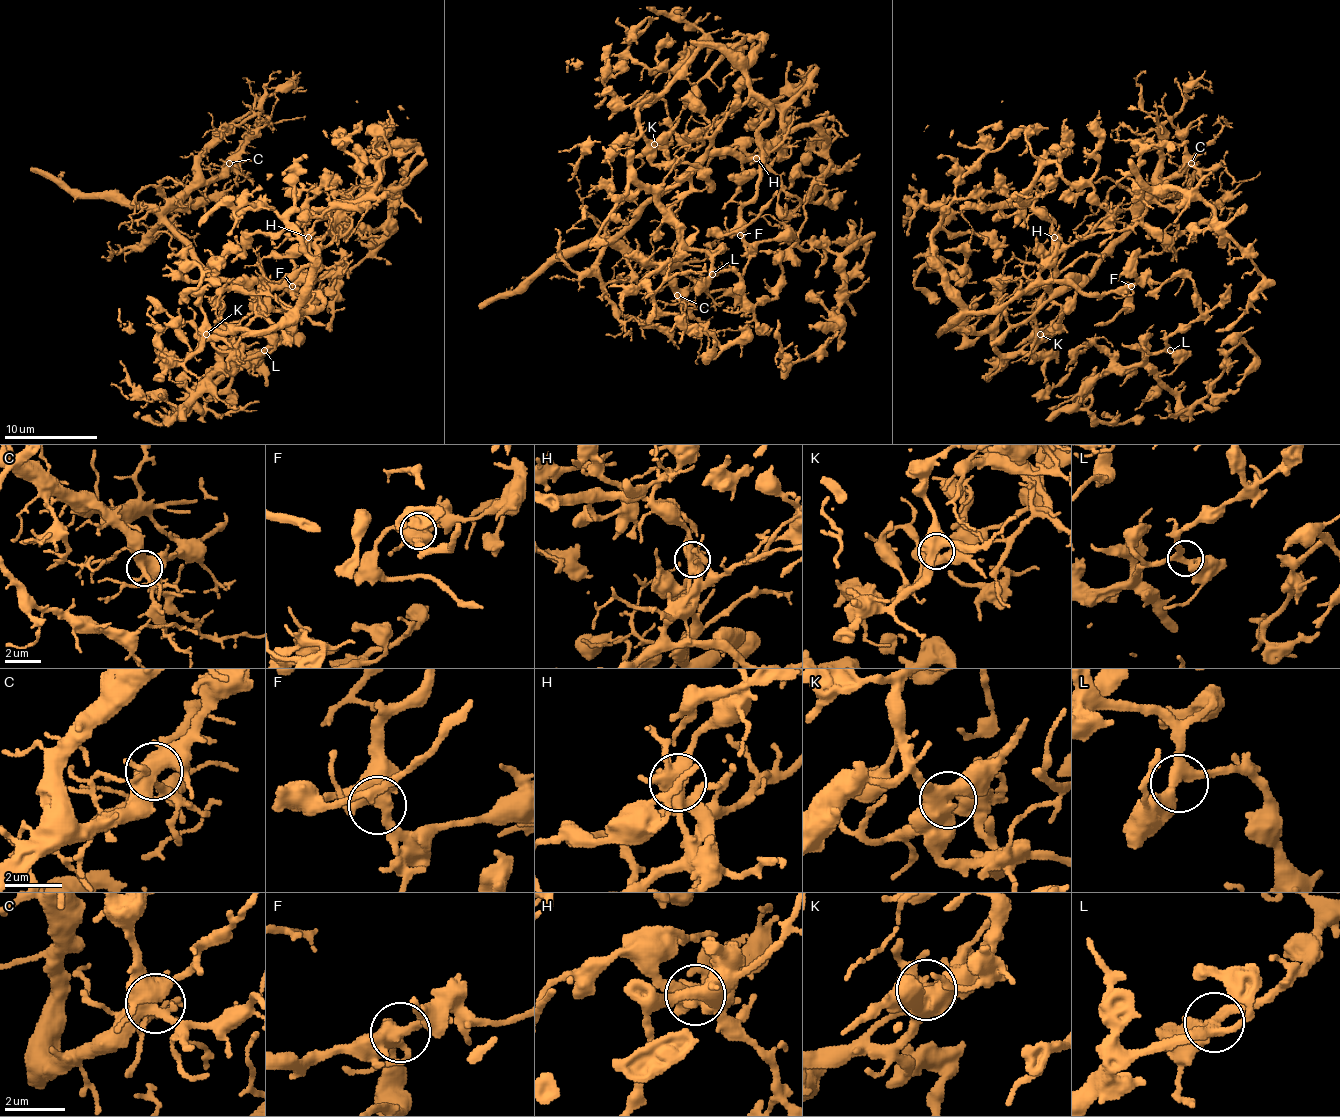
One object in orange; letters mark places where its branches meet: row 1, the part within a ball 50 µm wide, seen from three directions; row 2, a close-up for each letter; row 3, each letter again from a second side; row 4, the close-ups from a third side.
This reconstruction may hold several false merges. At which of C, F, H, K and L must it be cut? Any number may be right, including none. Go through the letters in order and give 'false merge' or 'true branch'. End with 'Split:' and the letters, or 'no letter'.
C: true branch
F: true branch
H: false merge
K: true branch
L: true branch
Split: H

